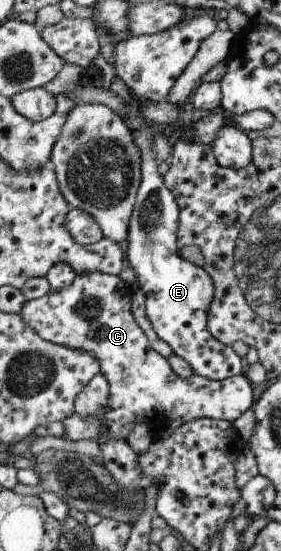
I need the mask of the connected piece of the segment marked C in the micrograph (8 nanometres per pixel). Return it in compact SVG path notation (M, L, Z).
M86 273L78 275L72 286L56 291L50 290L43 297L26 301L21 310L23 319L35 331L47 341L58 343L73 349L82 349L95 354L102 364L102 374L107 376L111 384L110 407L107 411L95 417L94 415L79 415L75 412L62 422L66 425L66 433L63 439L66 441L80 442L83 440L98 441L101 433L110 432L112 439L128 440L135 425L138 423L147 424L156 433L161 433L171 422L180 420L181 424L196 419L224 419L230 422L238 420L244 412L248 412L254 405L254 388L250 384L251 380L245 372L230 378L215 381L192 375L191 377L181 377L172 368L170 361L159 352L151 348L147 332L137 323L132 308L133 295L132 285L121 276L104 273Z

